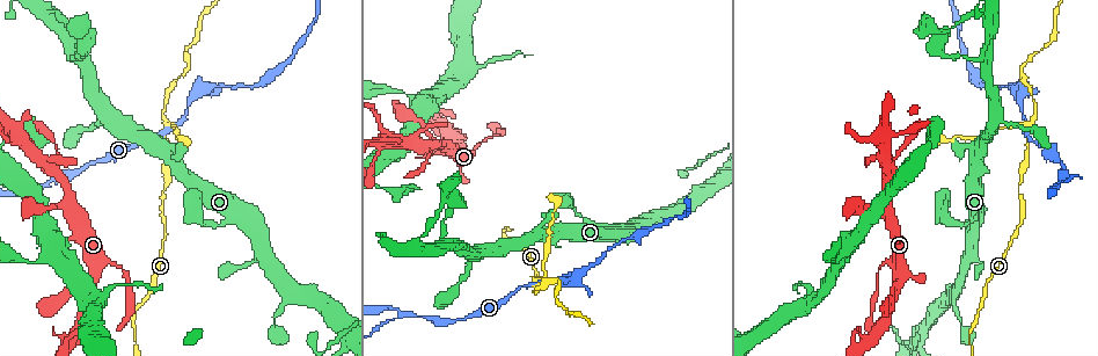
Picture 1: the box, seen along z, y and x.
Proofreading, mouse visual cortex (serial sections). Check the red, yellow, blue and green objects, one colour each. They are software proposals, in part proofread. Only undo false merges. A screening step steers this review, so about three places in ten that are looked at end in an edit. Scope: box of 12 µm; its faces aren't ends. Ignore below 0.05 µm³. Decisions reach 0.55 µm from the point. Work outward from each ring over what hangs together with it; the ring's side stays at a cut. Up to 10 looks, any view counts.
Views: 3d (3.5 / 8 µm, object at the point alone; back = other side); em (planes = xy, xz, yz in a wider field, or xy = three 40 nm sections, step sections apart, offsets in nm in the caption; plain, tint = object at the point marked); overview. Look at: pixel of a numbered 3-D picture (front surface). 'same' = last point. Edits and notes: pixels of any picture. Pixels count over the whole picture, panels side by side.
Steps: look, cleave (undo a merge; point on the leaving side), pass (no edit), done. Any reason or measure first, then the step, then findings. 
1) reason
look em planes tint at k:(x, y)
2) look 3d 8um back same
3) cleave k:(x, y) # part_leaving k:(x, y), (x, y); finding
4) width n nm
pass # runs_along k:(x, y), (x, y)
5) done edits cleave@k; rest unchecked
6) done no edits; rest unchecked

branch point
look 3d 3.5um at 1:(1032, 123)

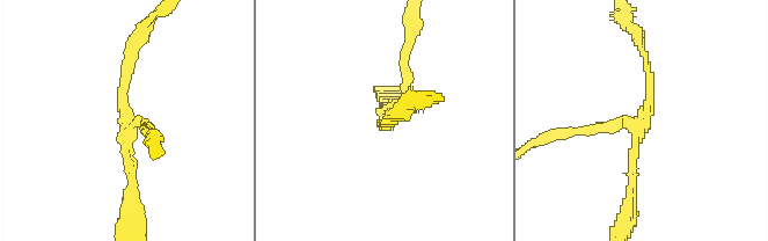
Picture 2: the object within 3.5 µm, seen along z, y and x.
arms 3; arm_widths 150, 150, 150 nm
look em planes tint at 2:(639, 132)

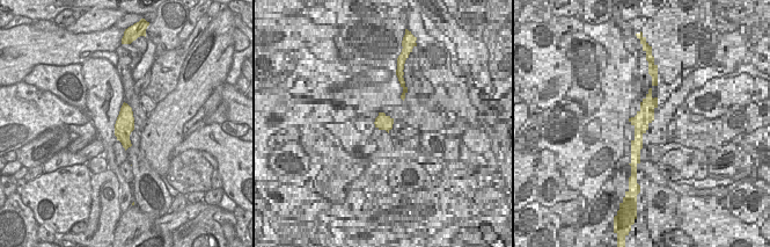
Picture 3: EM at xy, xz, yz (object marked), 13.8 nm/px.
pass # all the same cell

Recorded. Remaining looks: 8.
two arms in line, one across
look 3d 8um at 1:(416, 146)

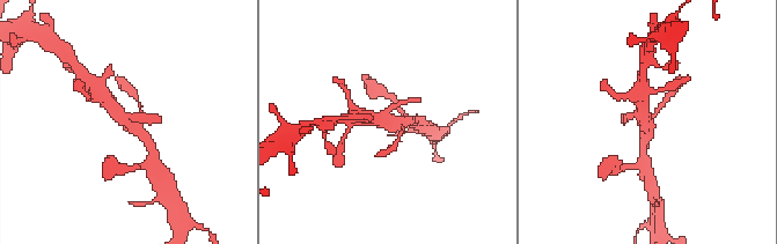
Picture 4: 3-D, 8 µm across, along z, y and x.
look 3d 3.5um at 4:(389, 122)

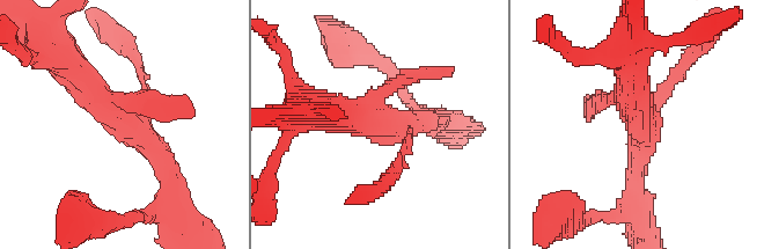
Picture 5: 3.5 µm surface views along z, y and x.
look em xy step 3 tint at 5:(375, 121)

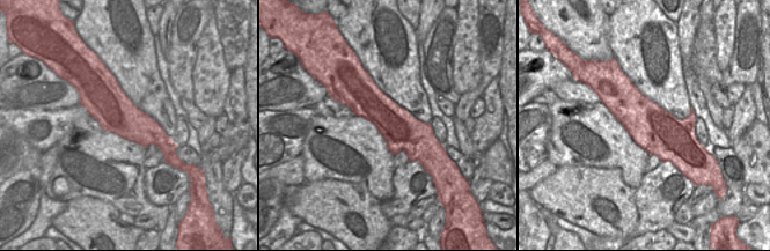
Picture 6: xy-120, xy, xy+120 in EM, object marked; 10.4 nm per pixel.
width 400 nm
pass # runs_along 5:(170, 169), (64, 59); continuous, no second cell

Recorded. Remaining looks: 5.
three arms meet
look 3d 3.5um at 1:(63, 27)

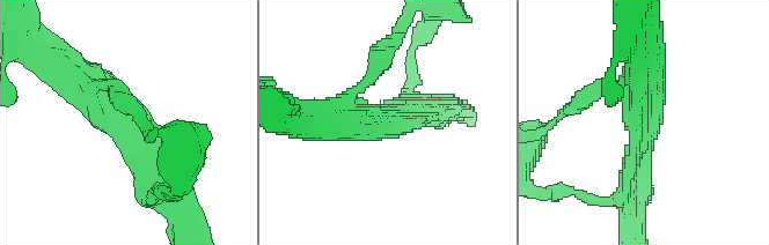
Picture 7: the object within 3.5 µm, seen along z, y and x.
need the tissue
look em xy step 1 tint at 7:(649, 116)

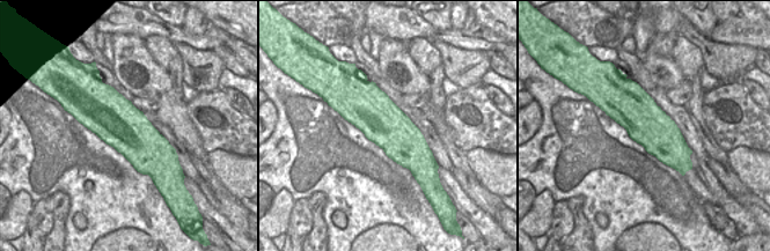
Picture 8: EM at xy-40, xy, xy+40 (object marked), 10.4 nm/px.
pass # runs_along 7:(173, 182), (147, 135), (70, 65); all the same cell

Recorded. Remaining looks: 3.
a fork
look 3d 3.5um at 1:(1059, 186)

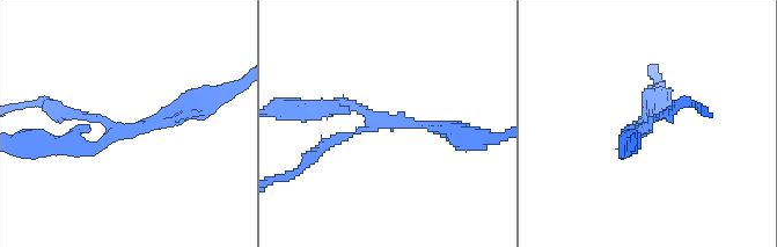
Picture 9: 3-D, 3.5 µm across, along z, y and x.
arms 3; arm_widths 100, 200, 200 nm
look em planes tint at 9:(641, 127)

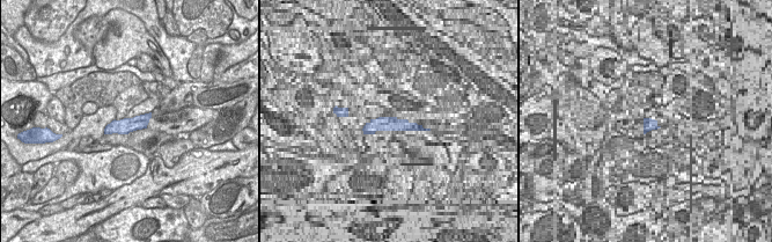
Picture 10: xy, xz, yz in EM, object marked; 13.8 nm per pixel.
pass # runs_along 9:(190, 108), (97, 146), (51, 143); continuous, no second cell

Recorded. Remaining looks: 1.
done no edits; rest unchecked

